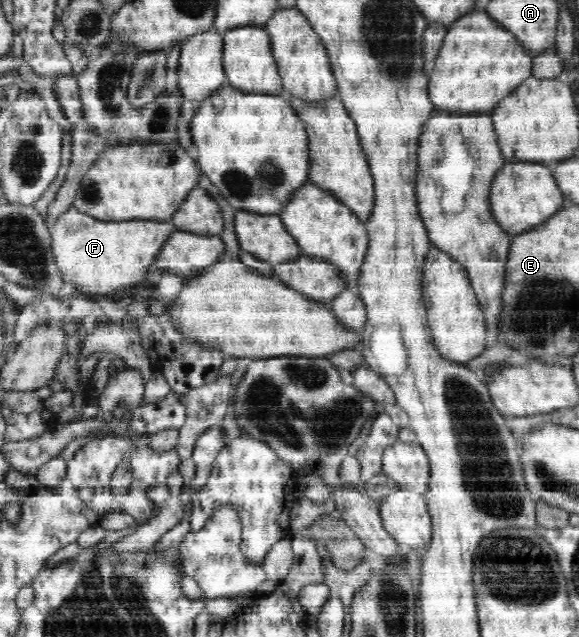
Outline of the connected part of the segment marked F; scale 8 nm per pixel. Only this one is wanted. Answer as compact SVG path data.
M71 206L56 219L56 223L50 228L51 247L55 263L62 273L62 281L72 283L79 294L100 297L100 293L109 293L129 285L142 283L155 257L162 250L162 246L176 230L172 220L98 220Z

